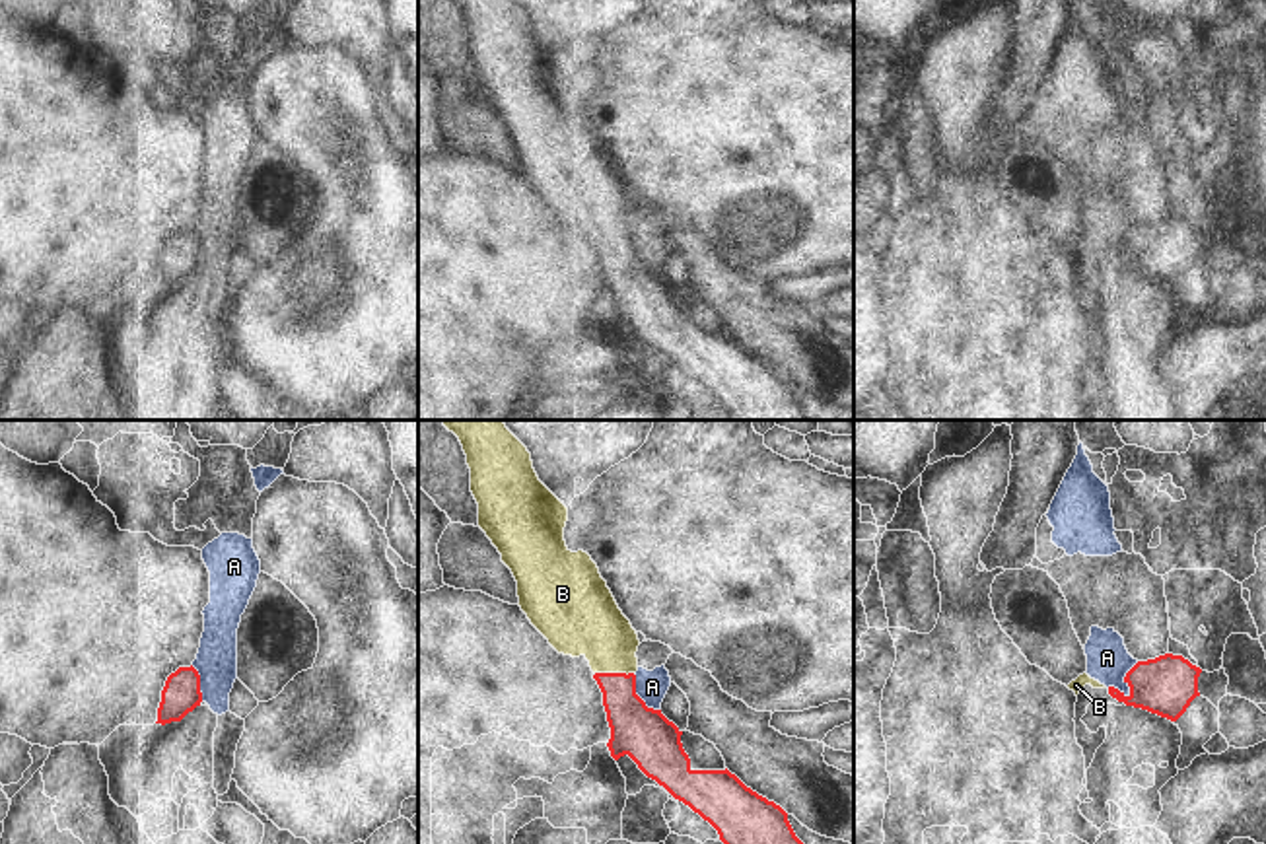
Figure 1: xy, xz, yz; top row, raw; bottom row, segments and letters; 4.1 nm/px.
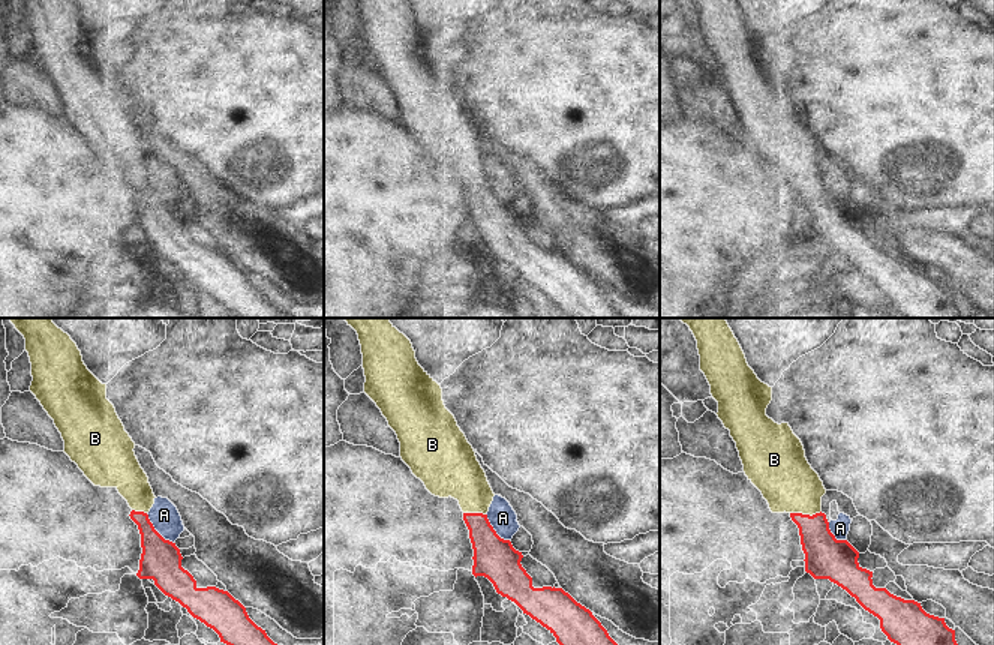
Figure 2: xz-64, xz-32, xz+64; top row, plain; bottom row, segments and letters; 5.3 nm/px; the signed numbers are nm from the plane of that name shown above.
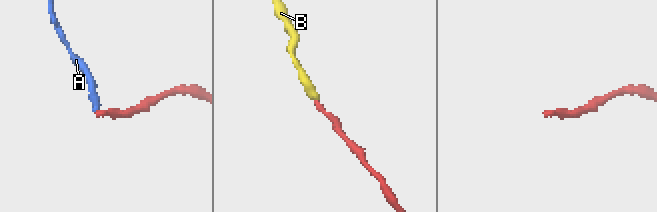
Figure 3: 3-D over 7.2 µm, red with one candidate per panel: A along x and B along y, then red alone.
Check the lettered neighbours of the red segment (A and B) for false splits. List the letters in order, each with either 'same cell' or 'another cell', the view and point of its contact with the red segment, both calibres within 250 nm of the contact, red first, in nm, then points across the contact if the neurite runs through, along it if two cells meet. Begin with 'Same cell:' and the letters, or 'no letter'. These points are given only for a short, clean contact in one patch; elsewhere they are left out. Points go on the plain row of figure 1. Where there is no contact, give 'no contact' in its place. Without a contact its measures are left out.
Same cell: B
A: another cell; meets red in yz at (1130, 253); 240 nm thick on the red side, 180 nm on the other; border along yz (1138, 226), (1125, 242), (1126, 259), (1107, 251)
B: same cell; meets red in xz at (615, 238); 220 nm thick on the red side, 280 nm on the other; runs through xz (636, 294), (619, 263), (615, 238), (609, 209), (586, 185)

